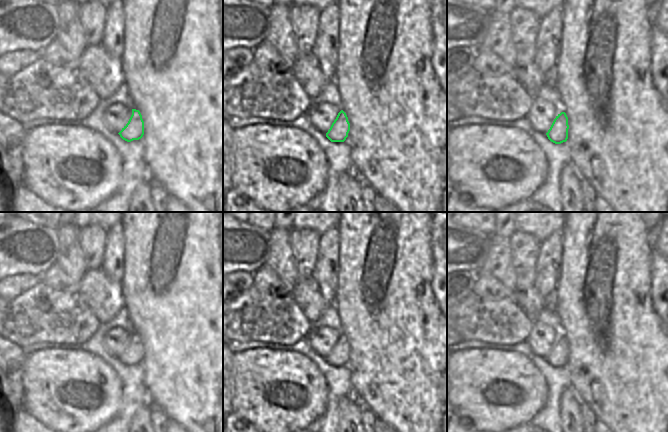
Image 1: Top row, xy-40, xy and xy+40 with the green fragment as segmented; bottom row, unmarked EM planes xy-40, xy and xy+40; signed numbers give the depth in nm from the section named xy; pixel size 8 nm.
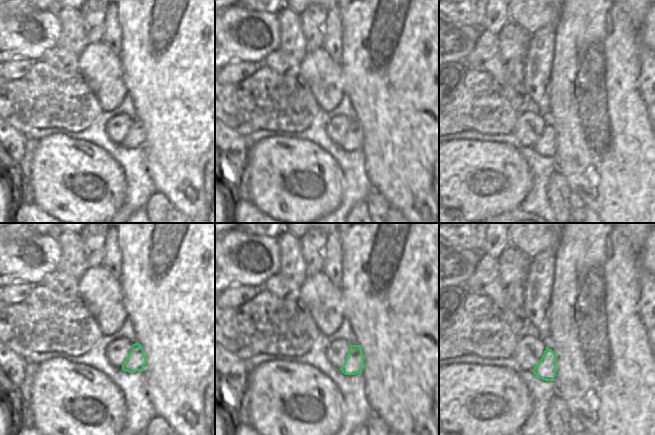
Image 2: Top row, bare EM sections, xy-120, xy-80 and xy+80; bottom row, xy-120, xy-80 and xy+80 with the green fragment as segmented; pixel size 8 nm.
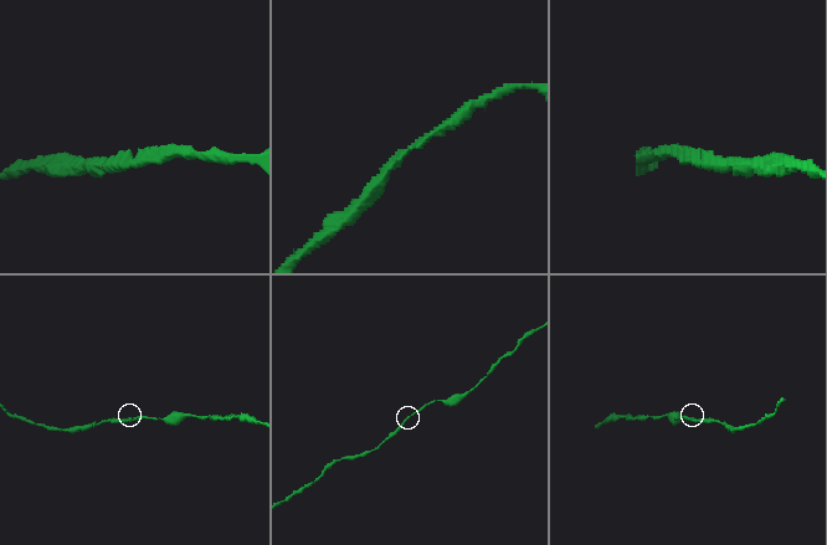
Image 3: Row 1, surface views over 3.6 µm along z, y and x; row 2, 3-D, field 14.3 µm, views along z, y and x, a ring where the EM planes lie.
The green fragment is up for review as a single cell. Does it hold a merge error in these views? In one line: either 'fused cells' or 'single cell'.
single cell

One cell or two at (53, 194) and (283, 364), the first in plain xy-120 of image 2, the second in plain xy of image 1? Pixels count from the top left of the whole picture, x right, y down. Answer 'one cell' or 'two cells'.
one cell

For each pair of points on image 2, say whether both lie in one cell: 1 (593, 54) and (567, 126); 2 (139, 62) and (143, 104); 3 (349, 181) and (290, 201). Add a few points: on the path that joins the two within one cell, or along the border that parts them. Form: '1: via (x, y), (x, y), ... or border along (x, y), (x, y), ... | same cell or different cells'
1: via (593, 72), (593, 100), (585, 108) | same cell
2: via (143, 72), (143, 94) | same cell
3: border along (336, 160), (341, 170), (341, 201), (338, 206) | different cells

